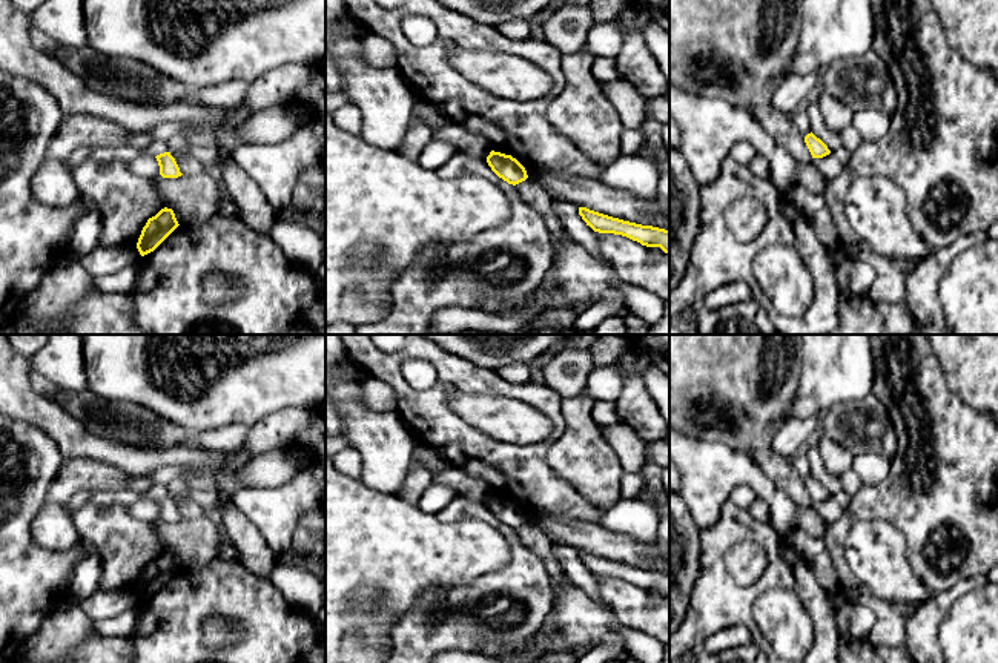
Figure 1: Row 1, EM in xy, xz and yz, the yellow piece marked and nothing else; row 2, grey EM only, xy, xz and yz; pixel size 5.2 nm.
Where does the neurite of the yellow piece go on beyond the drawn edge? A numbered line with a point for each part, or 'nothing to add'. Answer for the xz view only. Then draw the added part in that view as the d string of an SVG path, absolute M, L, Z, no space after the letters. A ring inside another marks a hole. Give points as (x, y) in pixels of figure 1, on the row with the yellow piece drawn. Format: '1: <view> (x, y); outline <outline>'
nothing to add

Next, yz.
nothing to add

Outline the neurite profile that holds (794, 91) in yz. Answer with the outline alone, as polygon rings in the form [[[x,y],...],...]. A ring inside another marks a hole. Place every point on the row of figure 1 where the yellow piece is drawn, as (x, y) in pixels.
[[[788,74],[783,77],[772,94],[772,106],[785,114],[792,115],[797,109],[817,94],[820,86],[820,74],[809,75]]]

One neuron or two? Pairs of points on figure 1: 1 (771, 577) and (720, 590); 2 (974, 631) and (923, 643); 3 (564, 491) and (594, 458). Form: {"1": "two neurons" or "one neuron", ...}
{"1": "one neuron", "2": "two neurons", "3": "two neurons"}

